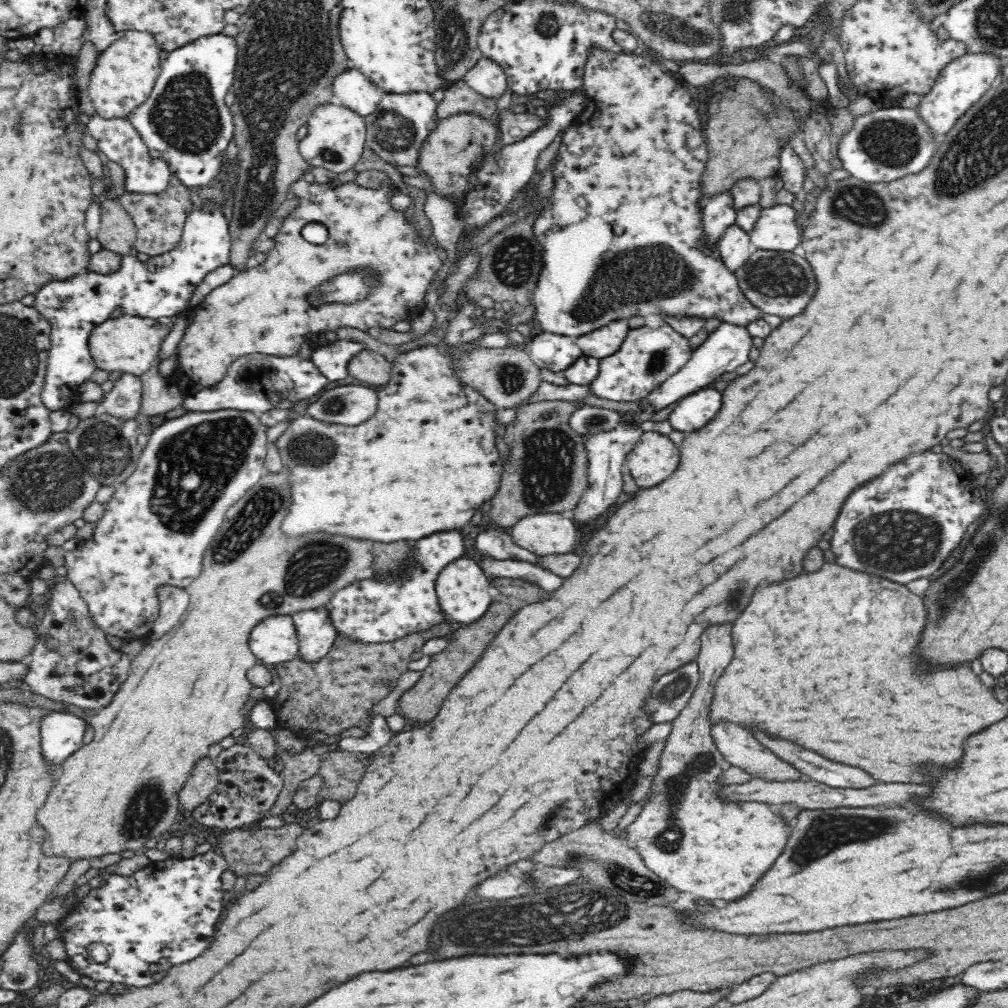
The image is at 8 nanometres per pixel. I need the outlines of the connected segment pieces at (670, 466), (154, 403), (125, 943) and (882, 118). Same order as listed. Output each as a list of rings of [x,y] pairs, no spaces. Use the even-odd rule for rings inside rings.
[[[657,431],[643,433],[624,463],[636,485],[640,488],[654,487],[676,470],[680,452],[668,435]]]
[[[158,358],[154,366],[140,375],[142,381],[142,402],[139,414],[144,416],[158,416],[179,408],[183,403],[184,395],[179,388],[171,384],[168,378],[158,373]]]
[[[211,848],[204,854],[190,858],[172,858],[164,861],[150,862],[146,868],[137,870],[132,876],[119,874],[100,874],[103,885],[92,888],[86,898],[70,909],[66,916],[56,923],[60,939],[66,946],[68,959],[66,962],[80,976],[86,975],[92,980],[120,982],[128,986],[148,986],[166,974],[168,968],[198,958],[212,942],[216,934],[216,924],[222,914],[222,899],[225,896],[220,876],[226,870],[227,860],[218,849]],[[98,943],[104,945],[110,959],[104,964],[97,964],[88,955],[88,945]],[[158,964],[162,970],[152,972],[150,966]]]
[[[882,108],[853,118],[853,126],[838,143],[837,156],[850,176],[864,183],[892,182],[919,173],[929,165],[937,145],[930,127],[914,108]]]

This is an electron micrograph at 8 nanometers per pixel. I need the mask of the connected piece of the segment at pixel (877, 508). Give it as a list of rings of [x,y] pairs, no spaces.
[[[939,449],[920,452],[914,454],[914,456],[906,457],[906,460],[902,460],[898,464],[890,464],[884,474],[874,478],[874,480],[870,480],[870,482],[866,482],[864,486],[856,488],[850,494],[850,498],[846,498],[846,502],[844,502],[844,506],[842,506],[836,522],[834,522],[834,536],[830,540],[830,548],[832,548],[832,552],[835,554],[835,562],[840,566],[879,576],[903,585],[917,578],[928,578],[928,576],[940,568],[940,565],[945,562],[952,550],[958,546],[967,527],[973,522],[980,522],[982,516],[986,514],[988,508],[986,500],[984,498],[974,498],[971,494],[974,480],[973,475],[964,466],[961,466],[958,460],[948,456],[946,453],[940,452]]]

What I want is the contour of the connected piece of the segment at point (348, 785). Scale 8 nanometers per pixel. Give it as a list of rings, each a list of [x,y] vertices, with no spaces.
[[[331,751],[321,757],[318,775],[324,779],[322,800],[345,803],[356,794],[356,784],[365,773],[363,757],[349,751]]]

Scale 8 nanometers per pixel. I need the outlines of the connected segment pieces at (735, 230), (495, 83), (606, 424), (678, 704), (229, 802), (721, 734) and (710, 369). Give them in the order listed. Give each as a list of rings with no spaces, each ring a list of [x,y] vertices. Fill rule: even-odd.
[[[737,224],[726,228],[717,242],[717,247],[720,251],[720,259],[733,273],[746,264],[753,251],[749,233]]]
[[[484,55],[477,60],[474,67],[466,71],[463,81],[474,91],[494,99],[506,93],[508,88],[504,69]]]
[[[583,405],[570,416],[570,427],[580,436],[617,427],[623,420],[617,411]]]
[[[694,660],[660,680],[656,680],[650,696],[644,702],[644,712],[650,714],[652,723],[672,723],[688,704],[699,681],[699,666]]]
[[[234,744],[222,749],[213,761],[216,765],[219,783],[212,793],[190,816],[205,827],[242,828],[252,822],[262,820],[264,814],[272,808],[283,786],[282,774],[270,767],[266,759],[252,750],[248,744]]]
[[[718,722],[718,724],[711,725],[710,730],[714,744],[723,754],[728,765],[738,766],[738,768],[742,768],[742,770],[752,776],[768,781],[798,781],[798,778],[800,778],[800,772],[796,768],[792,768],[788,762],[784,762],[778,756],[774,756],[768,748],[764,748],[758,740],[752,738],[752,734],[742,730],[738,724],[734,724],[734,722]]]
[[[722,322],[717,329],[707,336],[703,343],[700,343],[692,351],[688,362],[676,374],[669,376],[668,380],[660,385],[660,388],[640,401],[640,409],[642,411],[649,409],[655,414],[666,406],[674,402],[677,403],[681,398],[708,387],[708,384],[726,377],[727,374],[734,372],[738,366],[748,362],[750,348],[752,348],[752,337],[746,327]]]

